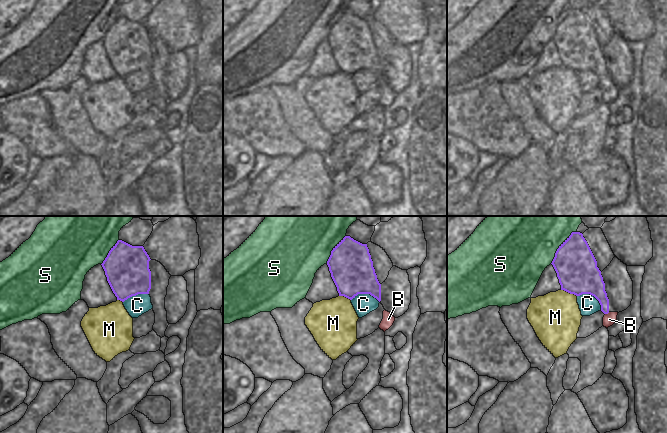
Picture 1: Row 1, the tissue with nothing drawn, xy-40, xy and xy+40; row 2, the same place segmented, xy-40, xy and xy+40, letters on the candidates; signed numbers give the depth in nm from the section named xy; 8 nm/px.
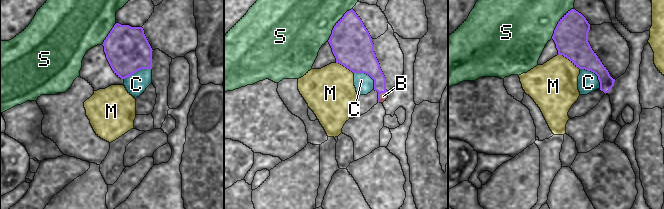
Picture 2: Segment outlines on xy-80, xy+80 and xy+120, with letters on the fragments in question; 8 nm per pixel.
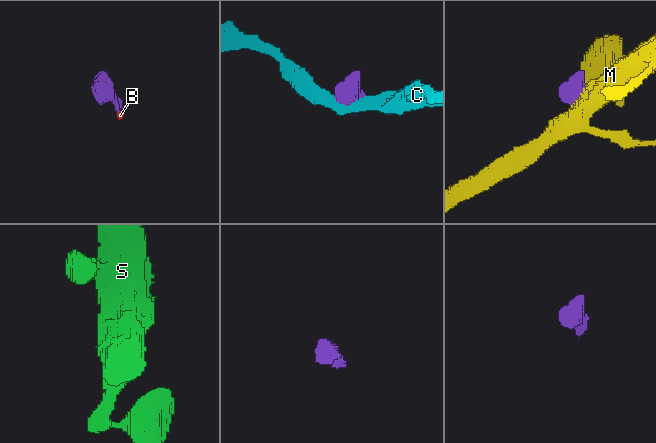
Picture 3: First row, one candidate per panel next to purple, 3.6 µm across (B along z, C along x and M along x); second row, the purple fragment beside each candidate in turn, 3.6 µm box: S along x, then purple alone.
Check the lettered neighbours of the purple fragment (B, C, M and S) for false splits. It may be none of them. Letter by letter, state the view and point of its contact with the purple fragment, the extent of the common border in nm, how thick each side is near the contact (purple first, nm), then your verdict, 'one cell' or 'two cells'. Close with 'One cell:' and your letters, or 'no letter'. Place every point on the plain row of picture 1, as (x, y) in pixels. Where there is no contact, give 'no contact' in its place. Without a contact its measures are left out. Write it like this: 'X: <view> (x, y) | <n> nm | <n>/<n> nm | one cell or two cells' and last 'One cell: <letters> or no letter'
B: xy+40 (607, 89) | 40 nm | 160/100 nm | one cell
C: xy+40 (592, 71) | 240 nm | 320/160 nm | two cells
M: xy+40 (569, 68) | 140 nm | 340/400 nm | two cells
S: xy+40 (560, 22) | 340 nm | 340/400 nm | two cells
One cell: B

